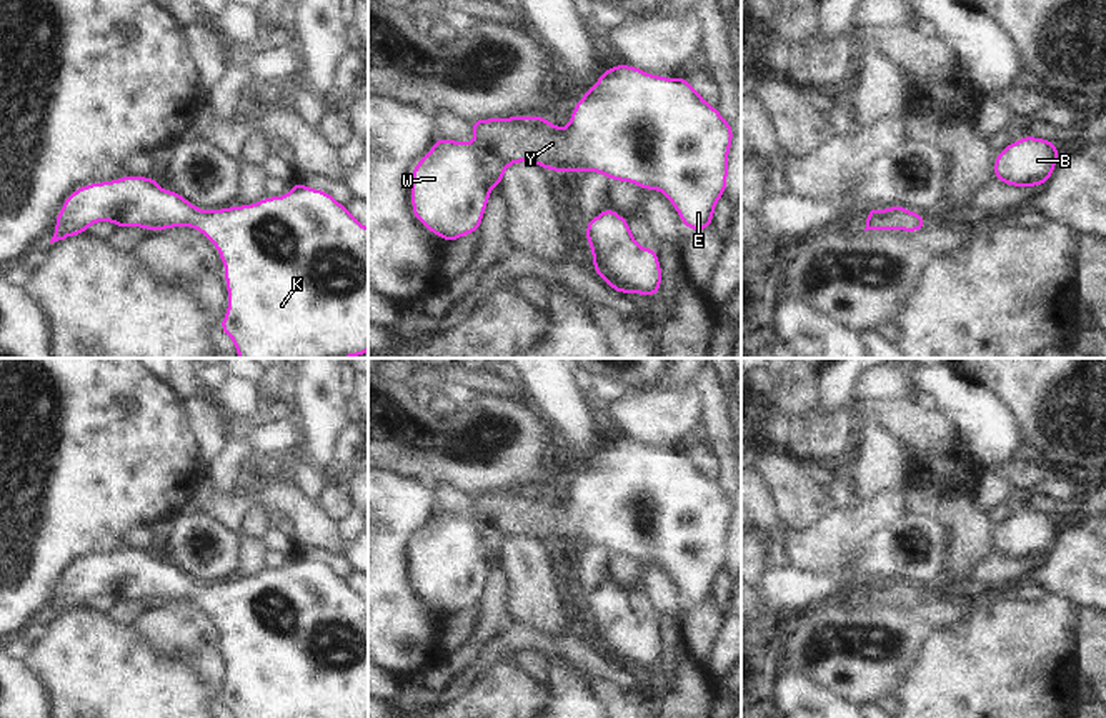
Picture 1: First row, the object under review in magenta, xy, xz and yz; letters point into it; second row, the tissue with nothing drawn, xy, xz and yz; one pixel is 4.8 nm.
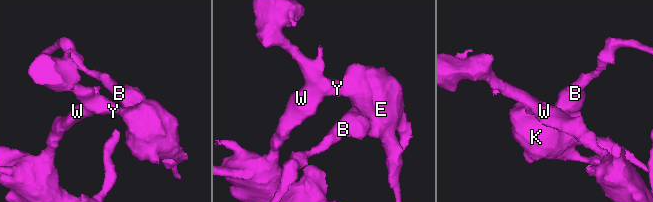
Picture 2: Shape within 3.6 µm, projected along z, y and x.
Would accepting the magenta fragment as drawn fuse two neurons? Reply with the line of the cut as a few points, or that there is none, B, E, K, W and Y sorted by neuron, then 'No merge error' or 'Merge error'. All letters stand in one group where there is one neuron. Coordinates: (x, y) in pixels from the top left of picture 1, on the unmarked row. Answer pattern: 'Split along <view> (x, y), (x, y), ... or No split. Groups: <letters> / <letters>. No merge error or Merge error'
No split. Groups: B E K W Y. No merge error

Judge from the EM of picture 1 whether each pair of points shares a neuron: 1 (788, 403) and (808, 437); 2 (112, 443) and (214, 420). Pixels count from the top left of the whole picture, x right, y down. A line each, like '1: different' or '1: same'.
1: different
2: different

